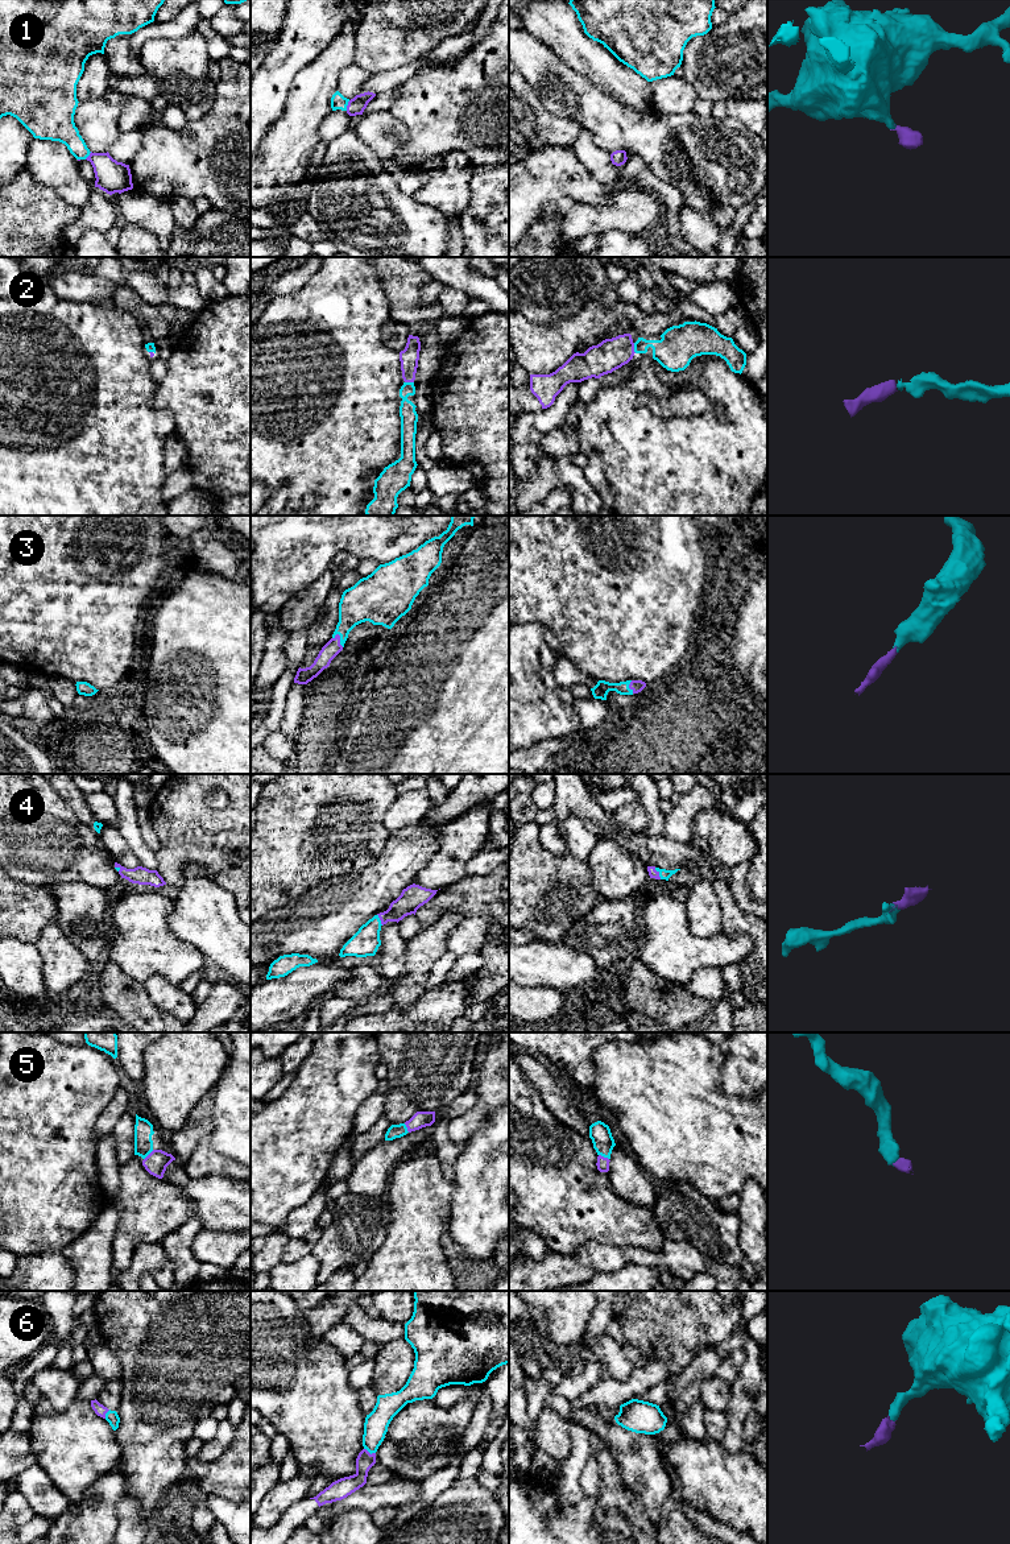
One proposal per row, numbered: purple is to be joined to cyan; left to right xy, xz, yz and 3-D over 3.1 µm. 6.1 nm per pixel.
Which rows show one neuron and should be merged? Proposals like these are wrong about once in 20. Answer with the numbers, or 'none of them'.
1, 2, 3, 4, 5, 6

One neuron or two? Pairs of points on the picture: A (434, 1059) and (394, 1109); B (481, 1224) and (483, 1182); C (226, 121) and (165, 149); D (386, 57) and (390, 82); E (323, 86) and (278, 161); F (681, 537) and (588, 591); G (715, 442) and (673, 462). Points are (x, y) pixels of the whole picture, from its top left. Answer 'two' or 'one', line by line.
A: one
B: one
C: one
D: two
E: one
F: one
G: one

